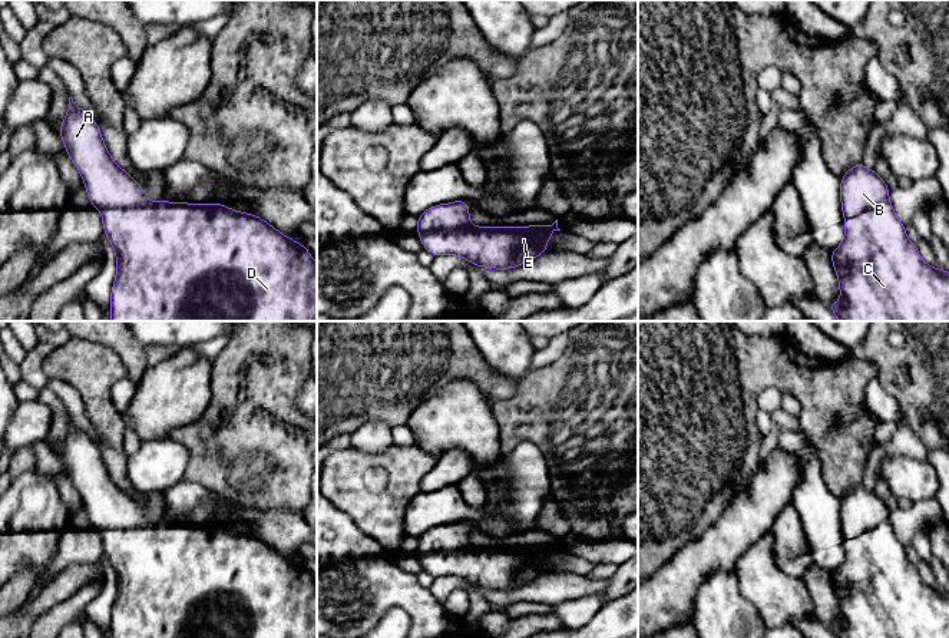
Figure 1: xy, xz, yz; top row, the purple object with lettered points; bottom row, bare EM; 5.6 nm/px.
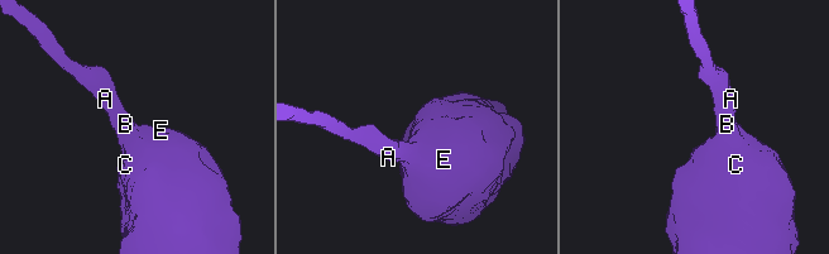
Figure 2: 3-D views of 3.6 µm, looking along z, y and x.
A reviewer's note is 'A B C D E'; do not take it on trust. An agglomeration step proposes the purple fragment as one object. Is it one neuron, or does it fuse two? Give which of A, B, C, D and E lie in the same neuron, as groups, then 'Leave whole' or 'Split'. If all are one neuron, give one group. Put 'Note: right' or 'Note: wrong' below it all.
Groups: A B C D E. Leave whole
Note: right

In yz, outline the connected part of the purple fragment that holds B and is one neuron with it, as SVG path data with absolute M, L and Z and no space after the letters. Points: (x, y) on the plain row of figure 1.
M862 483L840 500L844 561L830 572L841 619L827 628L837 638L949 638L949 594L922 582L896 538L889 509Z

